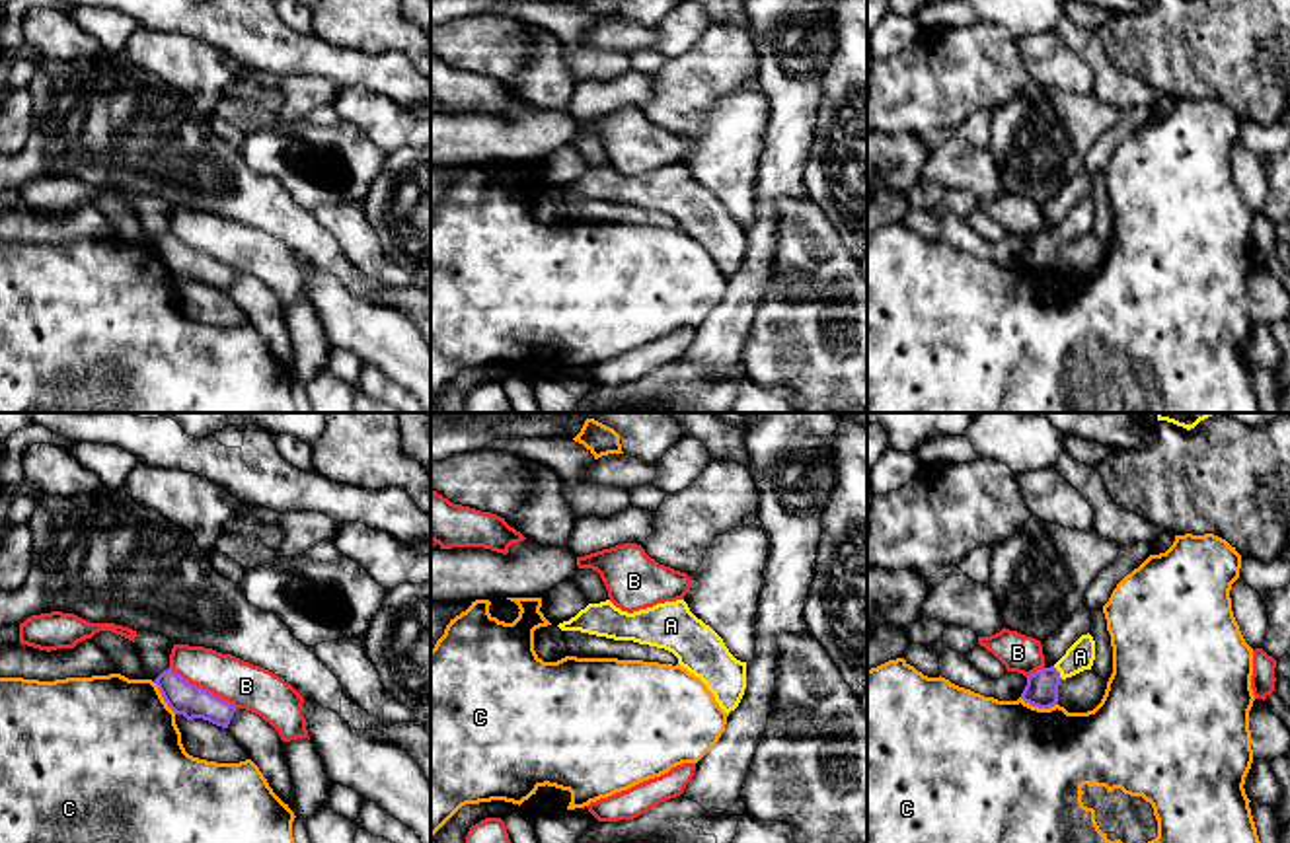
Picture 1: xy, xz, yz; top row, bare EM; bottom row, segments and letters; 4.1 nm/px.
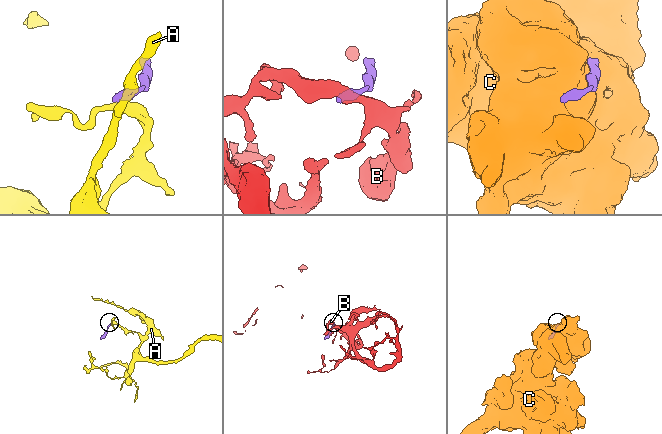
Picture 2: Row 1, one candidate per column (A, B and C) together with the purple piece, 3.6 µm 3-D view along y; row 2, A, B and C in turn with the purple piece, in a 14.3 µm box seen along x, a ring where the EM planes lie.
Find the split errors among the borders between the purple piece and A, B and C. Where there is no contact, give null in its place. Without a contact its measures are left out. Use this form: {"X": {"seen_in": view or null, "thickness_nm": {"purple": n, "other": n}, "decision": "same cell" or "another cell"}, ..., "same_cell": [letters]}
{"A": {"seen_in": "yz", "thickness_nm": {"purple": 140, "other": 120}, "decision": "same cell"}, "B": {"seen_in": "xy", "thickness_nm": {"purple": 140, "other": 190}, "decision": "another cell"}, "C": {"seen_in": "yz", "thickness_nm": {"purple": 140, "other": 500}, "decision": "another cell"}, "same_cell": ["A"]}

